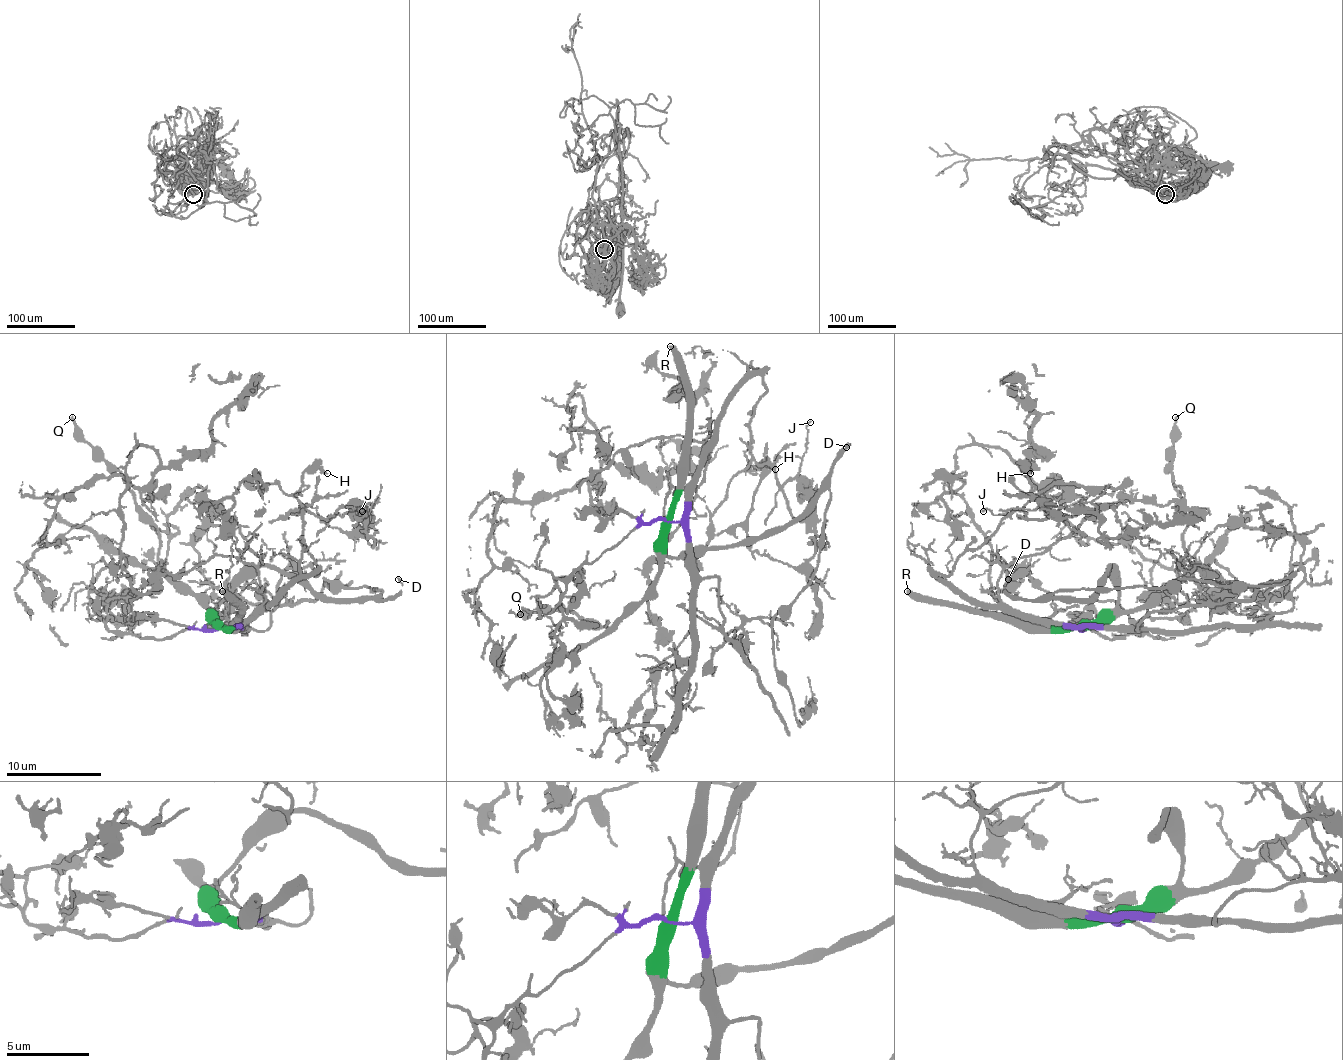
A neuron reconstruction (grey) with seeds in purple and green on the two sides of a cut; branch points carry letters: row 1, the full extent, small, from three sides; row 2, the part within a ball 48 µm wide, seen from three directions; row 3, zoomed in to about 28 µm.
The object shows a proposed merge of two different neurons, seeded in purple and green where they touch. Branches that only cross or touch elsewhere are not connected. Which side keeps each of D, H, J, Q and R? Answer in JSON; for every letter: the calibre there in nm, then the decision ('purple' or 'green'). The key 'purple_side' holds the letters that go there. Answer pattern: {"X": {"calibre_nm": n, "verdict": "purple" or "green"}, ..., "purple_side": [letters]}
{"D": {"calibre_nm": 140, "verdict": "green"}, "H": {"calibre_nm": 240, "verdict": "purple"}, "J": {"calibre_nm": 120, "verdict": "purple"}, "Q": {"calibre_nm": 190, "verdict": "green"}, "R": {"calibre_nm": 440, "verdict": "green"}, "purple_side": ["H", "J"]}

